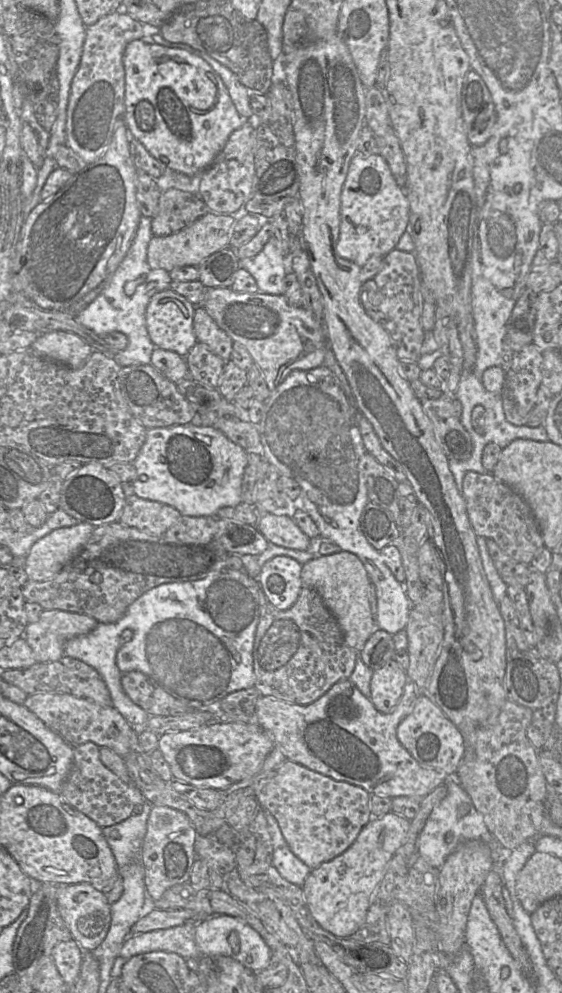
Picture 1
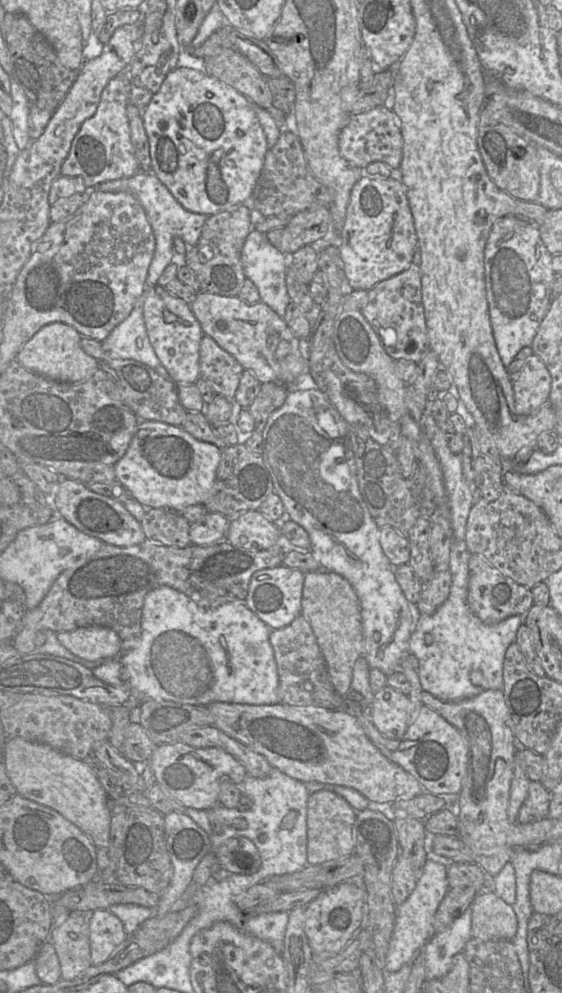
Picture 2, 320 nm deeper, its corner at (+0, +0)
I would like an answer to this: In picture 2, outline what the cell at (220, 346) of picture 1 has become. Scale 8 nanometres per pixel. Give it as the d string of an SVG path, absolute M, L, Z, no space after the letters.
M204 335L200 344L200 377L211 386L215 394L235 401L244 368L214 339Z

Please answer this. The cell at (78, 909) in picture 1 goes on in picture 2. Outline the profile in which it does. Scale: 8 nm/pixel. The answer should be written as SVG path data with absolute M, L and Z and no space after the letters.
M108 909L89 914L89 941L92 965L107 961L125 941L127 935L121 920Z

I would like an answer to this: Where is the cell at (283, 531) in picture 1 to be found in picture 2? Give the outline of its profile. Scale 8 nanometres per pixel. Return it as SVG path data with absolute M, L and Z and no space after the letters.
M250 510L230 518L225 540L241 549L261 551L281 544L282 534L278 524L269 520L260 510Z

